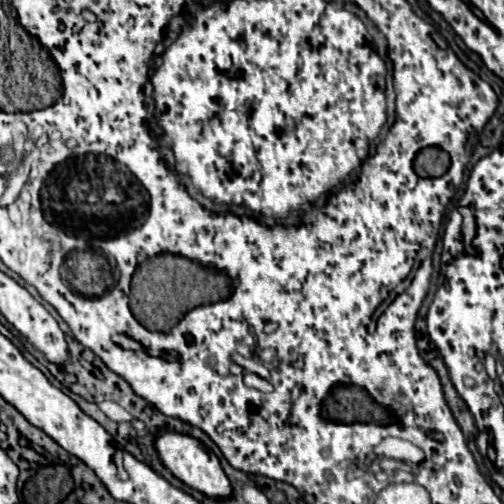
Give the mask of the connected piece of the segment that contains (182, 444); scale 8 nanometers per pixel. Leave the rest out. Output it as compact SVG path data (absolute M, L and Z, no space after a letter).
M158 431L158 435L154 437L154 447L160 455L160 461L172 471L172 475L176 479L180 479L182 483L186 483L192 489L202 491L208 497L218 497L218 499L226 499L232 495L232 487L230 481L226 477L226 473L220 467L218 457L206 449L198 439L190 437L190 435L180 435L176 431Z

